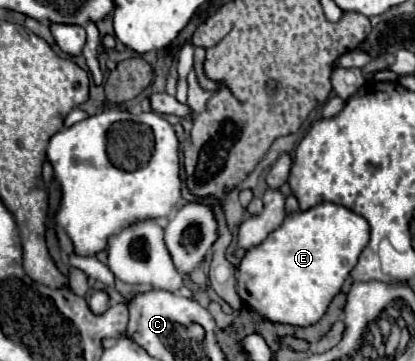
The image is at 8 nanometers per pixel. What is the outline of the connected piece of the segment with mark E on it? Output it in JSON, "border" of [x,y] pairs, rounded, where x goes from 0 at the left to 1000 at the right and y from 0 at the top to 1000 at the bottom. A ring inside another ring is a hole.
{"border":[[[800,560],[761,565],[737,587],[694,593],[684,620],[670,637],[660,637],[641,659],[641,670],[588,704],[573,737],[578,753],[573,753],[569,809],[593,848],[619,861],[646,892],[752,903],[781,875],[790,842],[819,809],[867,698],[887,676],[887,659],[892,659],[887,615],[867,593]]]}

